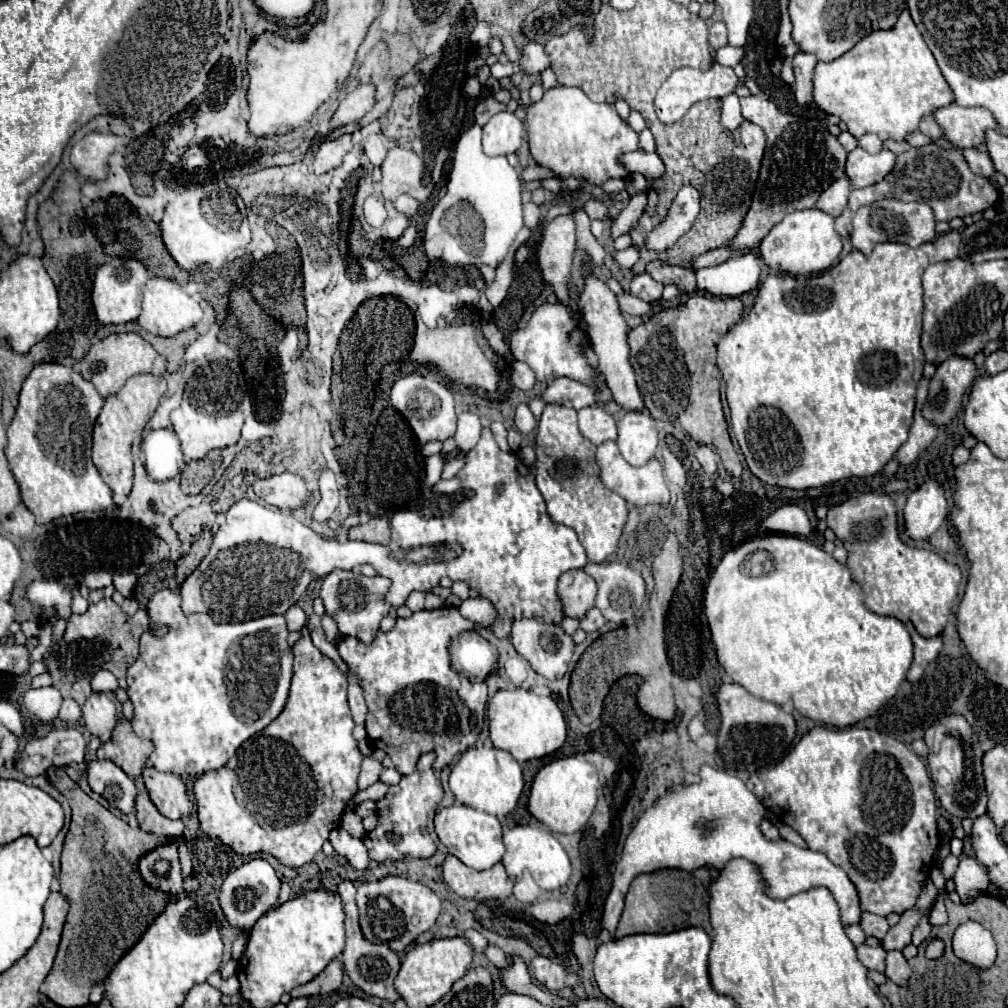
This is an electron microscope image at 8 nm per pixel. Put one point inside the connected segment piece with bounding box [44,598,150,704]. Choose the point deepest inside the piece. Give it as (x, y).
(104, 637)

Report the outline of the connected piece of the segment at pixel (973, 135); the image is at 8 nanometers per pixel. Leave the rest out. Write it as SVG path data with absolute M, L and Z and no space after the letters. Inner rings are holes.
M956 102L936 108L934 118L942 128L942 134L956 148L978 148L984 144L984 132L996 128L996 120L986 108L964 108Z

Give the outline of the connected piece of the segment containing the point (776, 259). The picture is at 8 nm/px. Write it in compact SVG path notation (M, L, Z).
M818 208L786 214L784 220L778 222L760 242L760 258L770 268L794 276L828 270L840 256L840 252L842 252L842 240L834 230L834 218Z

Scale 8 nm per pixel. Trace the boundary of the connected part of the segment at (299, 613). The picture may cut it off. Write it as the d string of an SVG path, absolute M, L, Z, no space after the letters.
M292 606L292 608L284 614L284 618L286 618L288 630L300 630L300 628L306 624L306 614L304 614L304 610L302 610L300 606Z

